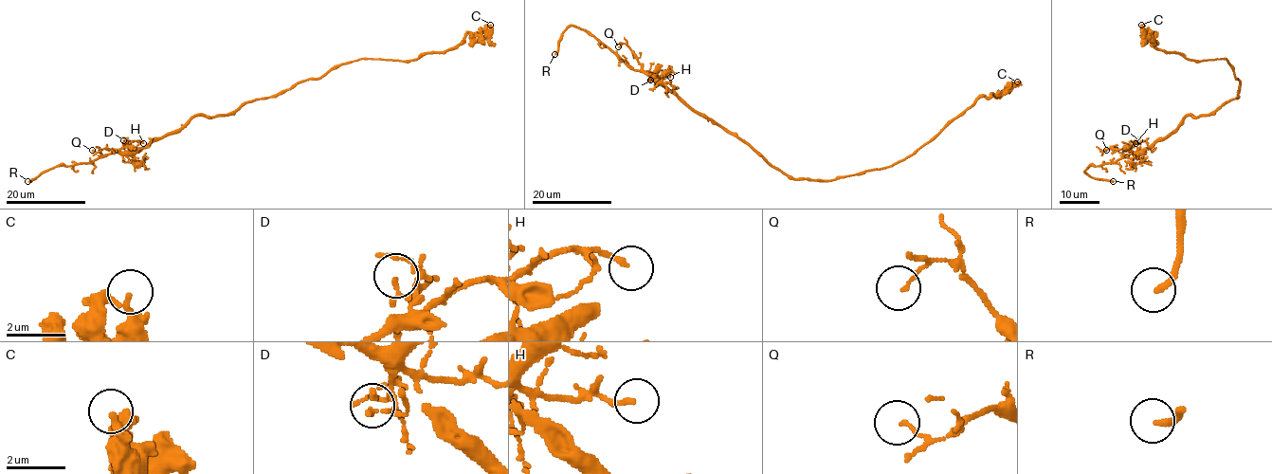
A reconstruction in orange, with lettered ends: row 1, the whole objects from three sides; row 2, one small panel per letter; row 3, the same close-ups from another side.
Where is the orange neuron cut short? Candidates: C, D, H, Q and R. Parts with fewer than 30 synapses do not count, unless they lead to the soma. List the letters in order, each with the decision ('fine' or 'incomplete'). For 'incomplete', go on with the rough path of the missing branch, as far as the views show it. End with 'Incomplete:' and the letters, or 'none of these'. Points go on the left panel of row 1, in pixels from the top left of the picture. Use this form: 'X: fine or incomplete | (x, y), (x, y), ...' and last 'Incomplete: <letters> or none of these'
C: fine
D: fine
H: fine
Q: fine
R: incomplete
Incomplete: R

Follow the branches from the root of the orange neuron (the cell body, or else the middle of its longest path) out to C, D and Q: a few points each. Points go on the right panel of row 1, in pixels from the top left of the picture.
C: (1227, 101), (1238, 97), (1240, 82), (1226, 58), (1190, 61), (1159, 50), (1153, 31), (1146, 36), (1141, 25)
D: (1227, 101), (1213, 113), (1187, 115), (1168, 136), (1134, 152), (1131, 148), (1139, 140)
Q: (1227, 101), (1213, 113), (1198, 117), (1187, 115), (1168, 136), (1142, 151), (1107, 148), (1102, 152), (1106, 150)

